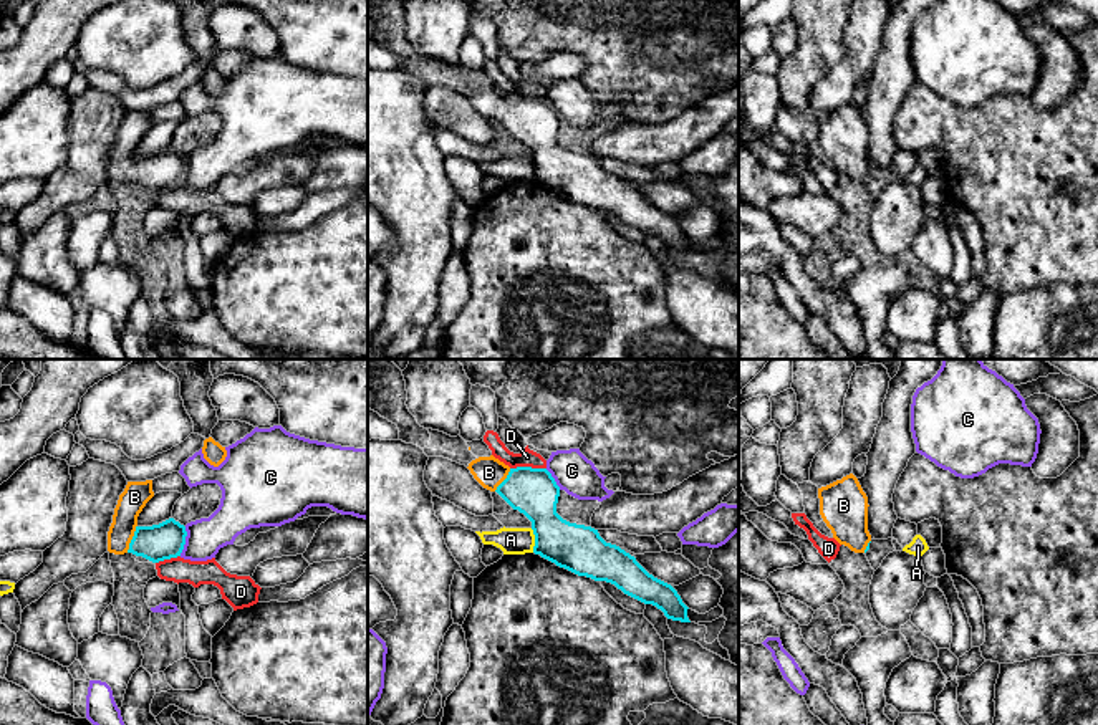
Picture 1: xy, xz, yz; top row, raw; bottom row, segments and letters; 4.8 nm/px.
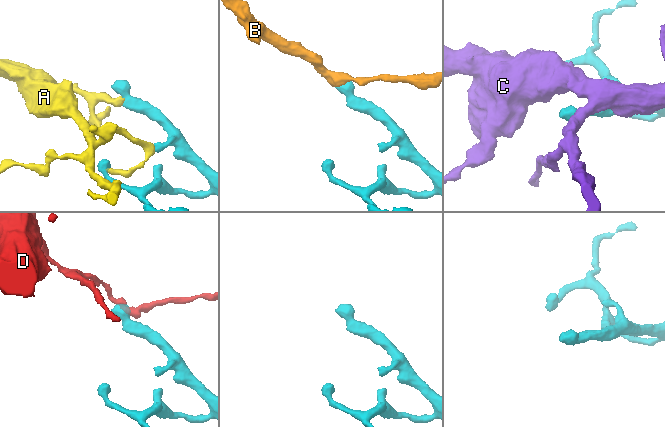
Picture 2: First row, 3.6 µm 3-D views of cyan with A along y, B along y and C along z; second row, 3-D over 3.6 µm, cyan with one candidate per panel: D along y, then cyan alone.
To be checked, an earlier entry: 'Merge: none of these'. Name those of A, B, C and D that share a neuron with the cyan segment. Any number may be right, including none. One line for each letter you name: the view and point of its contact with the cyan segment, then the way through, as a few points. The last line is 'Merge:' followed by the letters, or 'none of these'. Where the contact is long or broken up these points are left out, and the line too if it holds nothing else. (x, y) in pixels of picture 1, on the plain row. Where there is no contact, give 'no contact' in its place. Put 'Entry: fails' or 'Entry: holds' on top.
Entry: fails
B: xy (133, 168) | across xy (166, 169), (133, 168), (130, 133), (134, 126)
Merge: B

